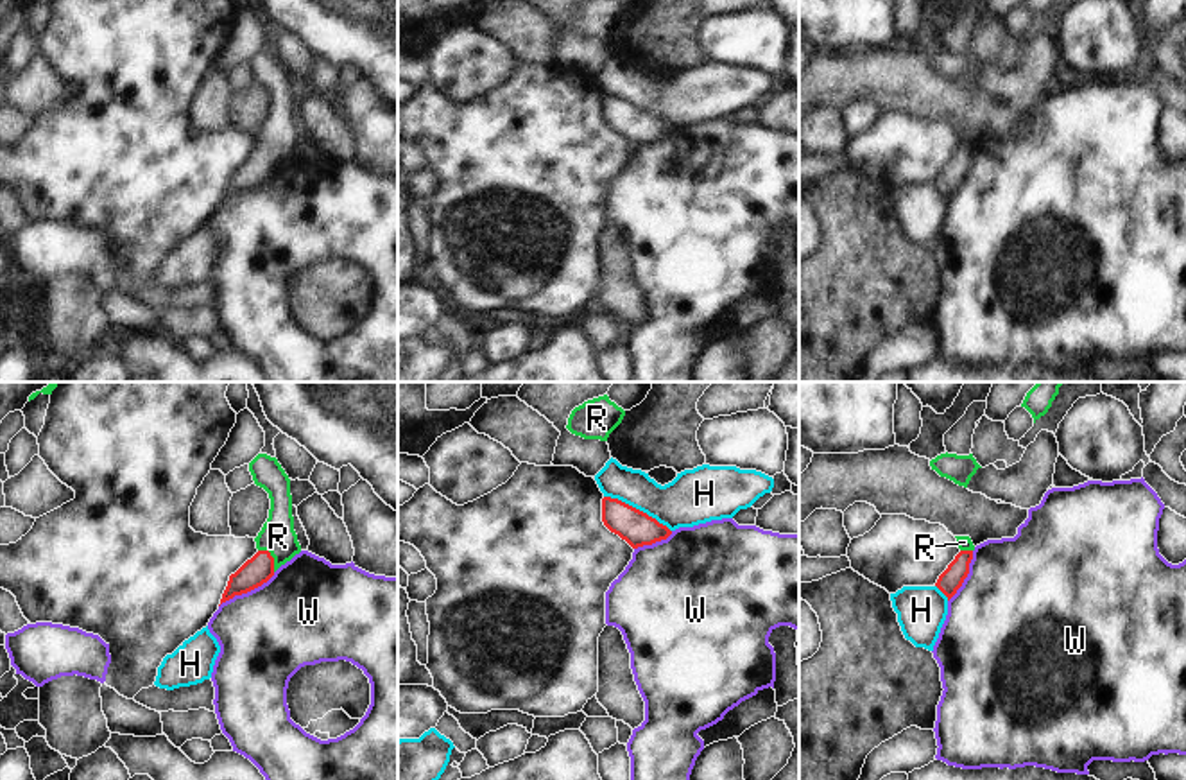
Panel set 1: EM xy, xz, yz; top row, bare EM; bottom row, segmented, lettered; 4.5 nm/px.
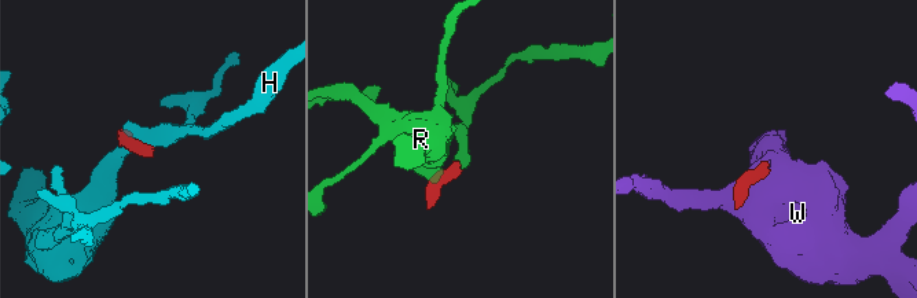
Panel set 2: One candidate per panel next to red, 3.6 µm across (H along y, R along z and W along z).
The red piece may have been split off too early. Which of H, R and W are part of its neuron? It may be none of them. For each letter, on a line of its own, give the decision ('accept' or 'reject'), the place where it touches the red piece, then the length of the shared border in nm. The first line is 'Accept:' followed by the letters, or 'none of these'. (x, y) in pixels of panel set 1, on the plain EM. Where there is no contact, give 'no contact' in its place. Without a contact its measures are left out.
Accept: R
H: reject; meets red in xz at (638, 108); contact 340 nm long
R: accept; meets red in xy at (271, 155); contact 130 nm long
W: reject; meets red in xy at (246, 190); contact 300 nm long

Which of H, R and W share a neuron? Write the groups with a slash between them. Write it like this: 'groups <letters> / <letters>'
groups H / R / W

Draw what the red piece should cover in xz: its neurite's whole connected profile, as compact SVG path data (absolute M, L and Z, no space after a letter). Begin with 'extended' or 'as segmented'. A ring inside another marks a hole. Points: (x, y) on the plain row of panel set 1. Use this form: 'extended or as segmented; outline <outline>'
as segmented; outline M611 95L602 97L604 124L632 147L666 138L672 129L647 111Z

